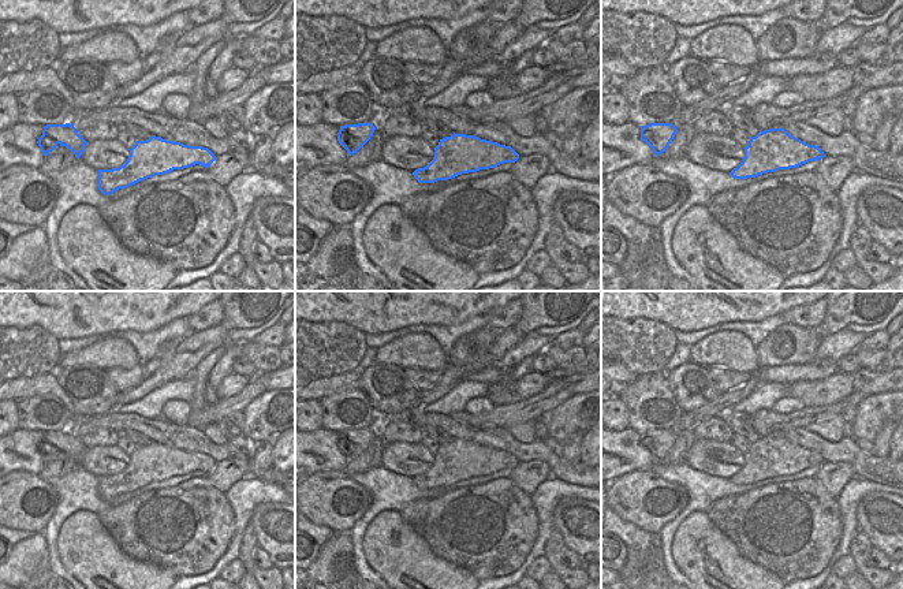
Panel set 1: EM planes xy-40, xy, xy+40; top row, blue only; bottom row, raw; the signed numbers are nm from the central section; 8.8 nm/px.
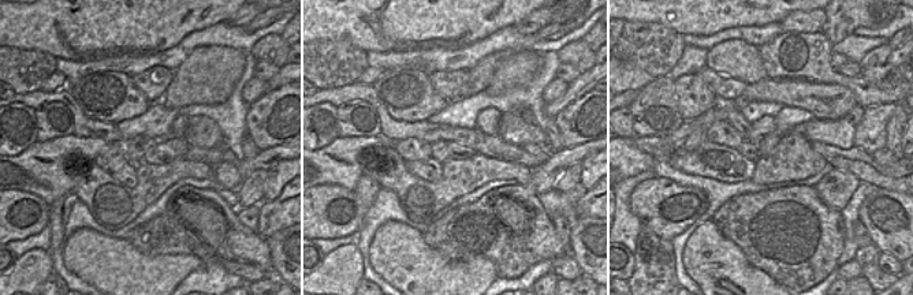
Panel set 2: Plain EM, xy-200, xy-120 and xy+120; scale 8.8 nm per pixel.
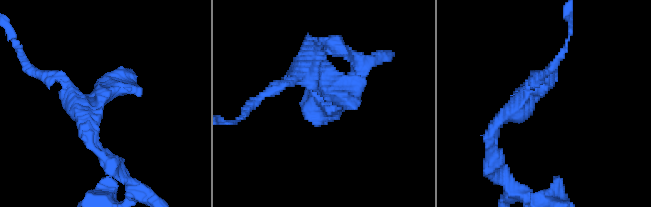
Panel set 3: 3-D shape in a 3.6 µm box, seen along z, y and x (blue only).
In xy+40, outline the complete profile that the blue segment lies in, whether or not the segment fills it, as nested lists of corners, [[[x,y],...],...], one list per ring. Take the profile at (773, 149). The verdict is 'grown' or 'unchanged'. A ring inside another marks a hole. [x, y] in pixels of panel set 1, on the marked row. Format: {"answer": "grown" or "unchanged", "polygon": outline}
{"answer": "unchanged", "polygon": [[[784,128],[760,131],[743,149],[742,163],[730,172],[735,179],[796,168],[825,156],[818,146],[790,135]]]}

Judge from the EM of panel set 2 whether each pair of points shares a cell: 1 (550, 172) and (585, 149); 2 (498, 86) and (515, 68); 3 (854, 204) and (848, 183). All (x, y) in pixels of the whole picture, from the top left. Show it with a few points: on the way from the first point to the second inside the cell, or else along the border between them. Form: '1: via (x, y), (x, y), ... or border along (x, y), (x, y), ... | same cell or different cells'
1: via (558, 164), (565, 157), (577, 155) | same cell
2: via (502, 82), (511, 73) | same cell
3: border along (861, 182), (841, 211) | different cells

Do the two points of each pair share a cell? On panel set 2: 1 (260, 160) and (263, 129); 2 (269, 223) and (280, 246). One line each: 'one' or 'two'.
1: two
2: two

